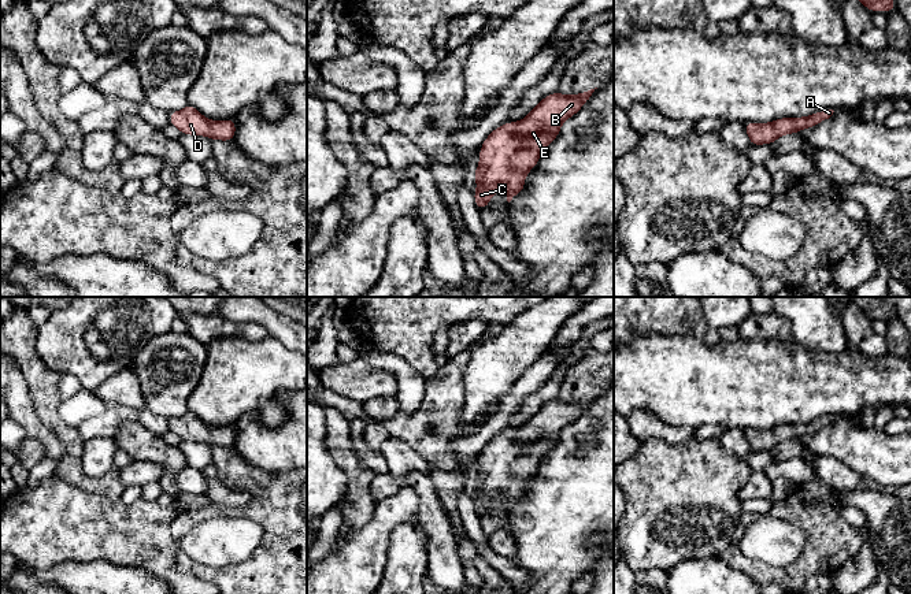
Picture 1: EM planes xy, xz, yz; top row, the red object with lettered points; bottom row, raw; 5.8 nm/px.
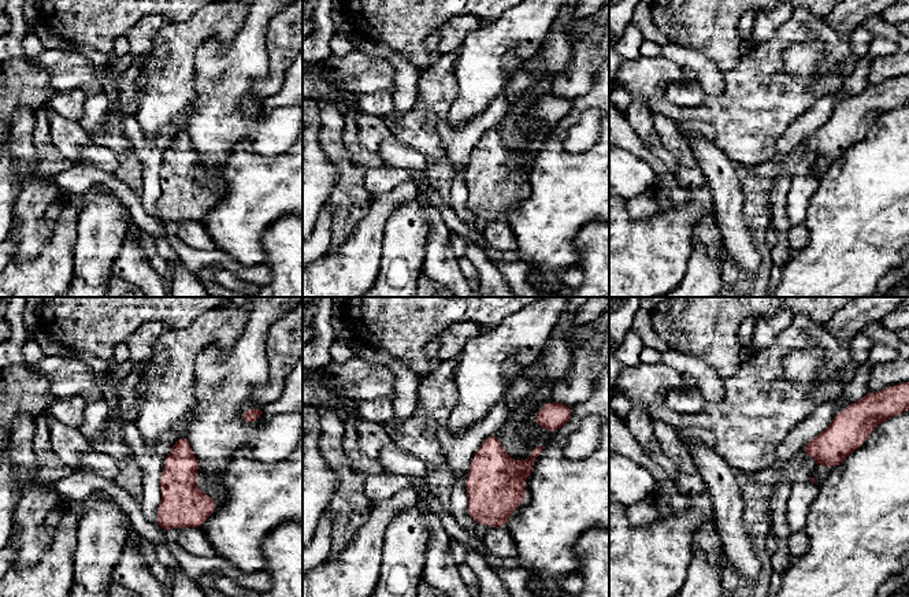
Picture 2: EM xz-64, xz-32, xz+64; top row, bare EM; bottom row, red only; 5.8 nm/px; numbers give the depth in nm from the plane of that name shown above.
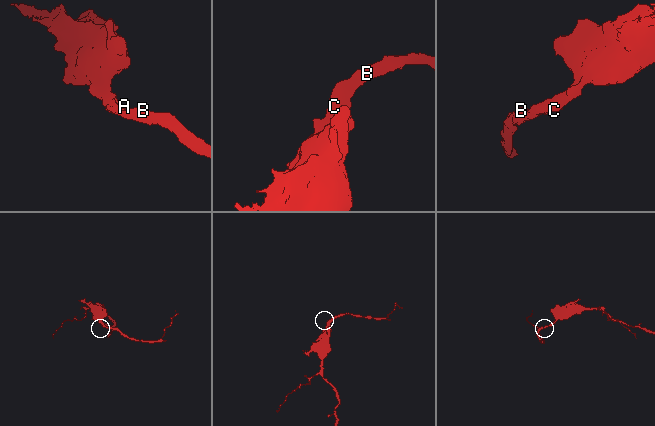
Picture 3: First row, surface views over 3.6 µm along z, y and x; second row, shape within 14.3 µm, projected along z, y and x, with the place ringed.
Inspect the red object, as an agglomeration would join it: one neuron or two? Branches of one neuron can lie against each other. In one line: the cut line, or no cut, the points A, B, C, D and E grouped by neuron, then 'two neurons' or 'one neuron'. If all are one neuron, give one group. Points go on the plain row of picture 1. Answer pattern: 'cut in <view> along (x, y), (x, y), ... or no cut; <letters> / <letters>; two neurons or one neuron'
no cut; A B C D E; one neuron

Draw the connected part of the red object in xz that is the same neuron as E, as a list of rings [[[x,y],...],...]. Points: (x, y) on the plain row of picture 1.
[[[596,396],[571,402],[548,401],[526,424],[504,430],[486,443],[473,480],[478,490],[473,501],[479,517],[488,513],[496,497],[504,498],[510,509],[525,495],[526,480],[559,442],[562,430],[575,422]]]

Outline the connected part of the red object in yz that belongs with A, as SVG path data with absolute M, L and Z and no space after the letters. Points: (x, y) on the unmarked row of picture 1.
M833 416L818 417L810 423L800 424L779 424L775 428L769 430L744 430L745 438L749 443L751 452L773 450L779 442L799 439L803 435L810 435L829 426L833 422Z

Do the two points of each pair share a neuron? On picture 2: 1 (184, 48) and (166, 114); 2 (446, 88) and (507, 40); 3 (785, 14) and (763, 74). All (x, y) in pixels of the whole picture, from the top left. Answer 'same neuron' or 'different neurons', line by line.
1: same neuron
2: different neurons
3: different neurons

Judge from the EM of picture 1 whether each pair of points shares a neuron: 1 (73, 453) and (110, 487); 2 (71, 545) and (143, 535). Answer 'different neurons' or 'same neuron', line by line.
1: same neuron
2: same neuron

